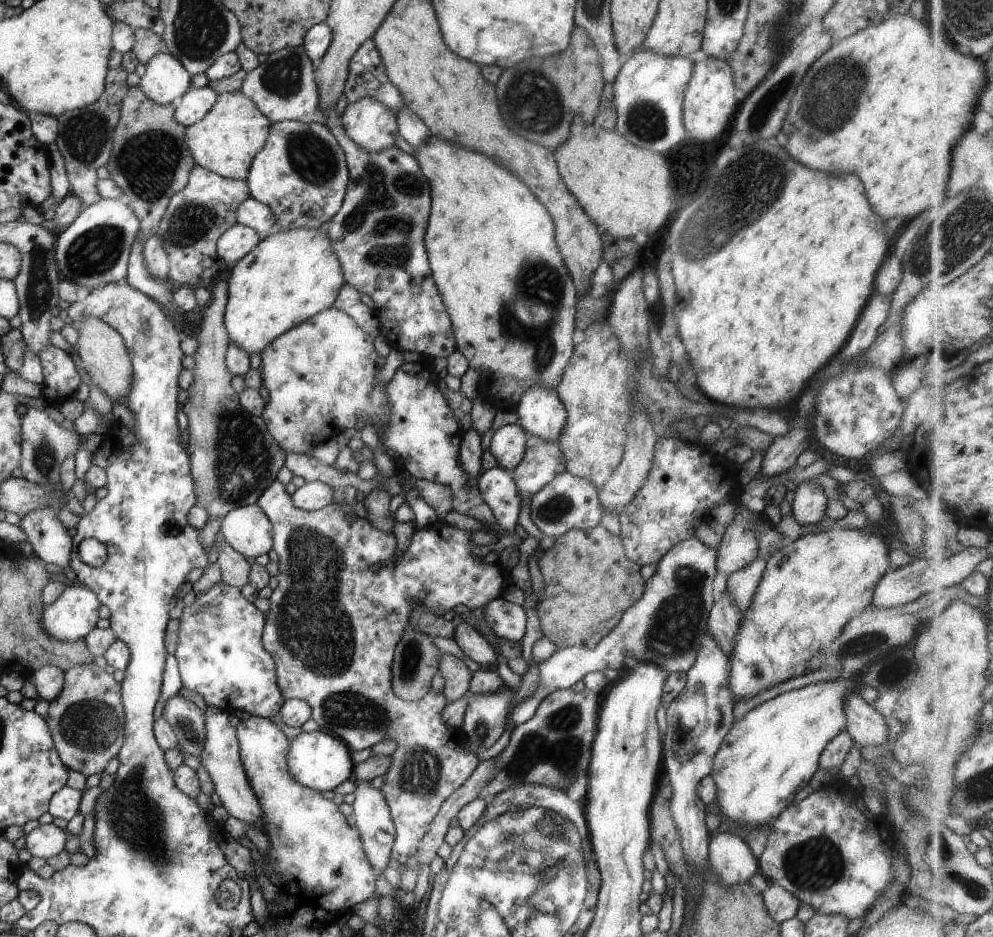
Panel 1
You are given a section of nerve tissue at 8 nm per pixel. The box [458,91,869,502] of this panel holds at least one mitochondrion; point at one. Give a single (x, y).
(719, 226)

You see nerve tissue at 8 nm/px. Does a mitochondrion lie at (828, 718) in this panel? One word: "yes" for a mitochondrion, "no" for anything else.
no

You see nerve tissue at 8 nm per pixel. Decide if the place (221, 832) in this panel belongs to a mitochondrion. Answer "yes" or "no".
no

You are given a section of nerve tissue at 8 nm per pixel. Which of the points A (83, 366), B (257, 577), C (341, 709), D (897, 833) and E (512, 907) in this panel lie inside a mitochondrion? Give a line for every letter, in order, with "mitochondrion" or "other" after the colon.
A: other
B: other
C: mitochondrion
D: other
E: mitochondrion

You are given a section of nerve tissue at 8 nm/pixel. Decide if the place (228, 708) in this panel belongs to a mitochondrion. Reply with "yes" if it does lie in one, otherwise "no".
no

